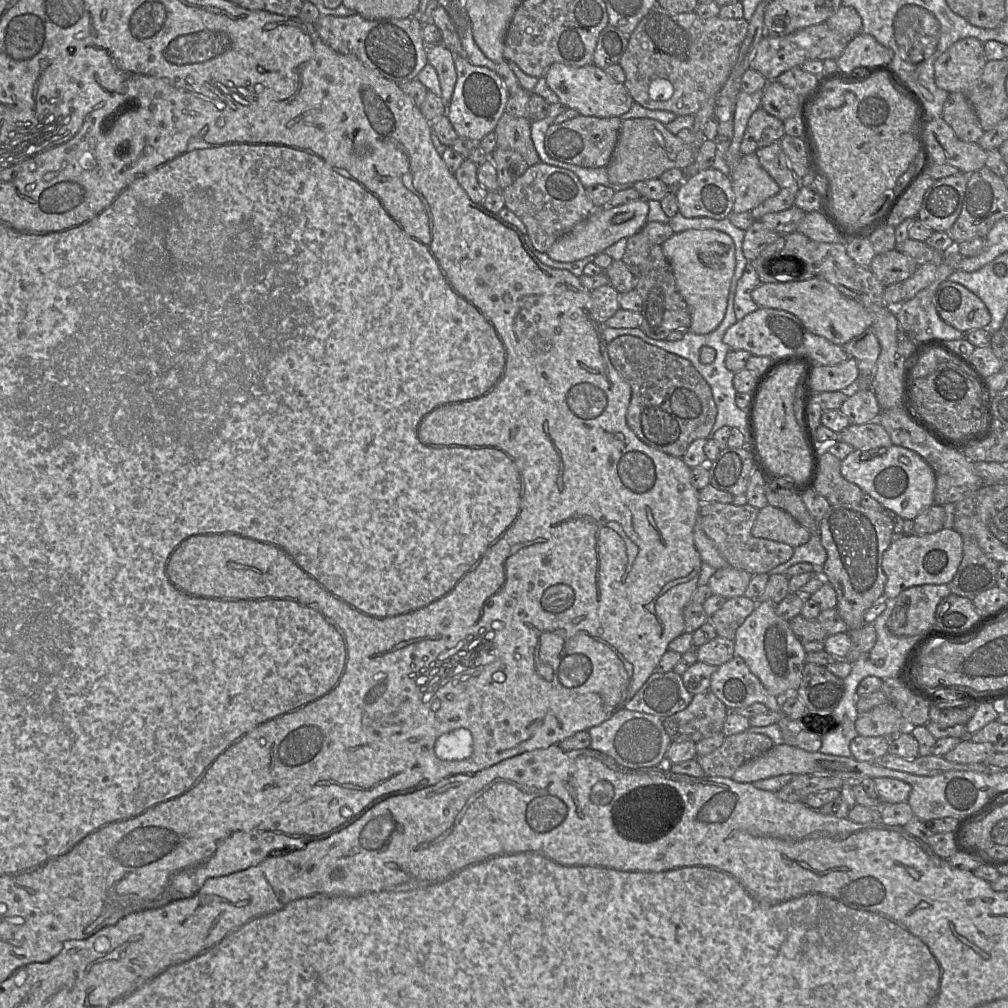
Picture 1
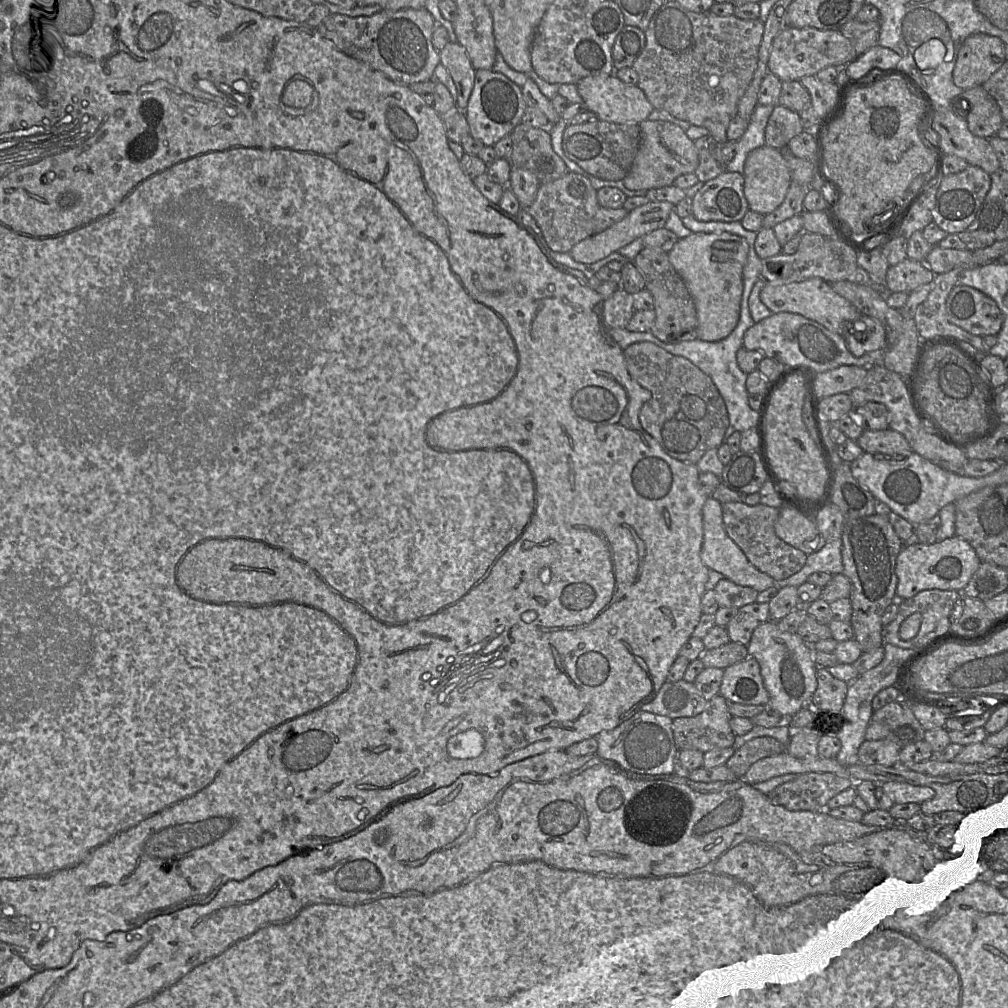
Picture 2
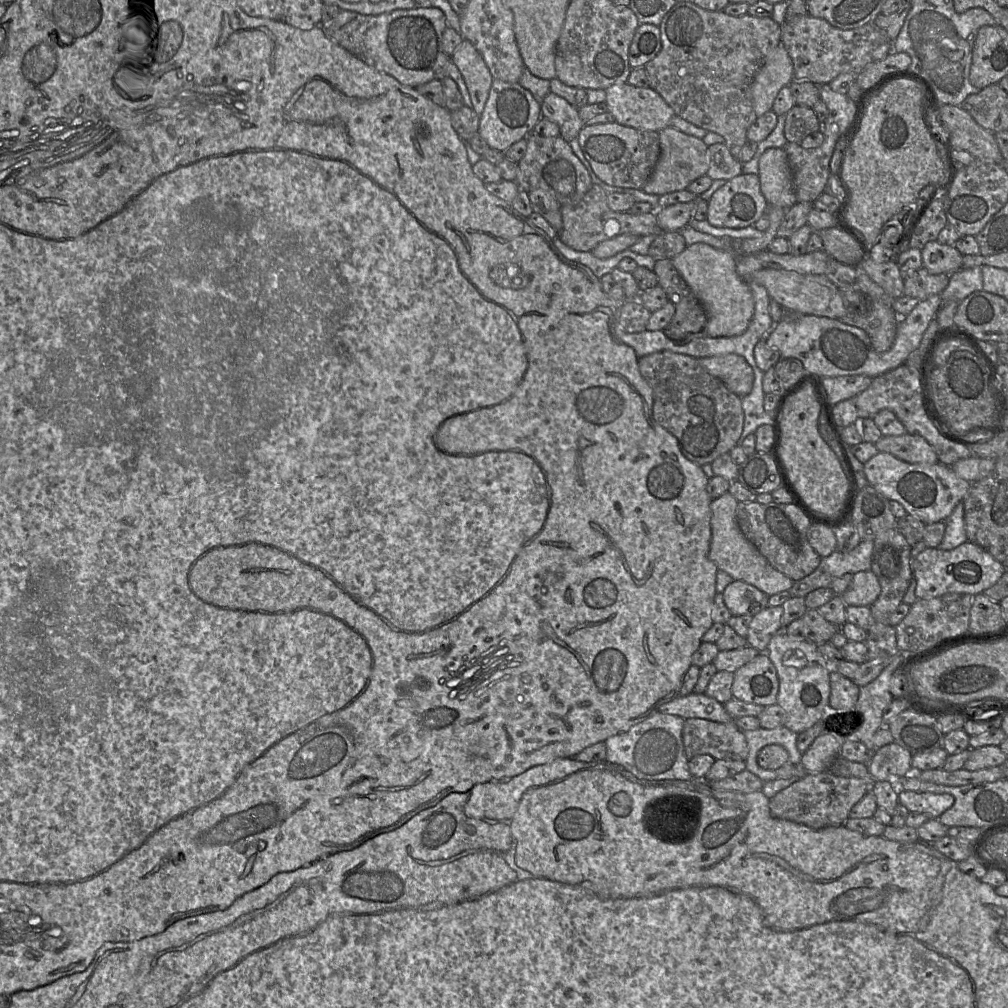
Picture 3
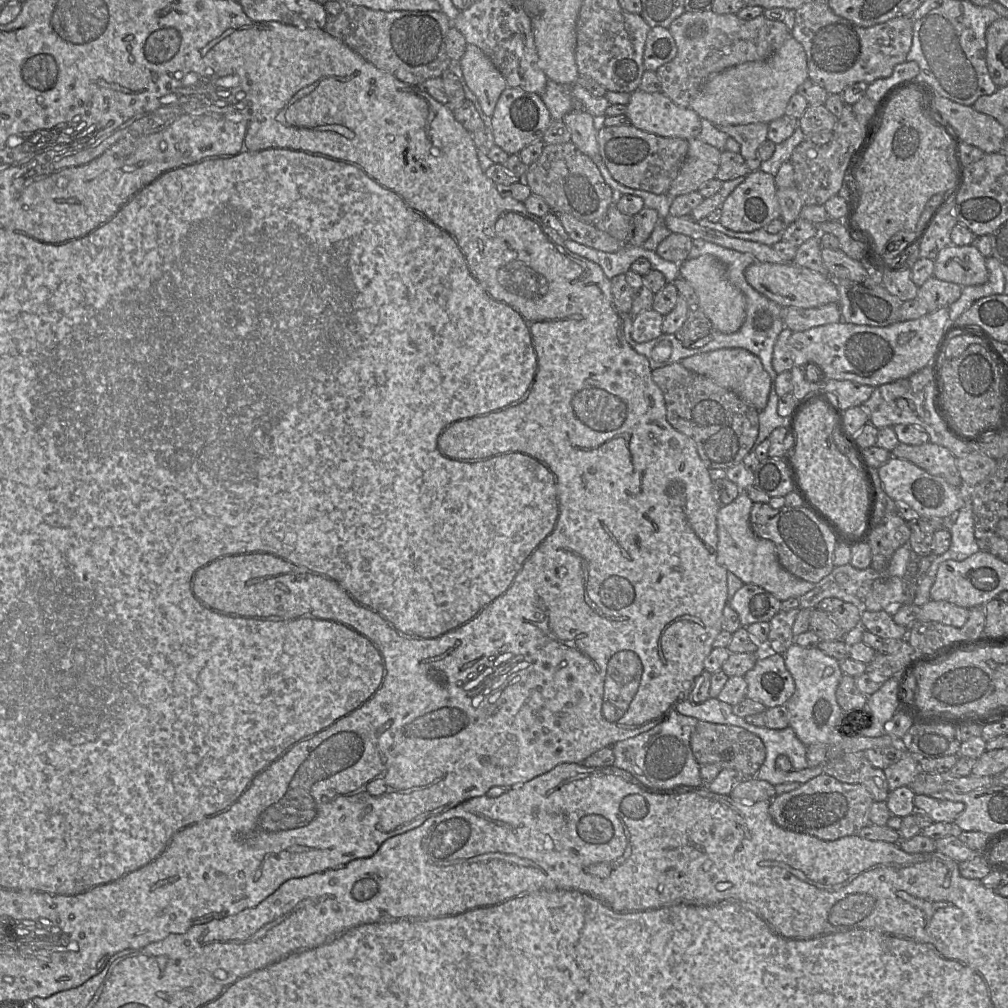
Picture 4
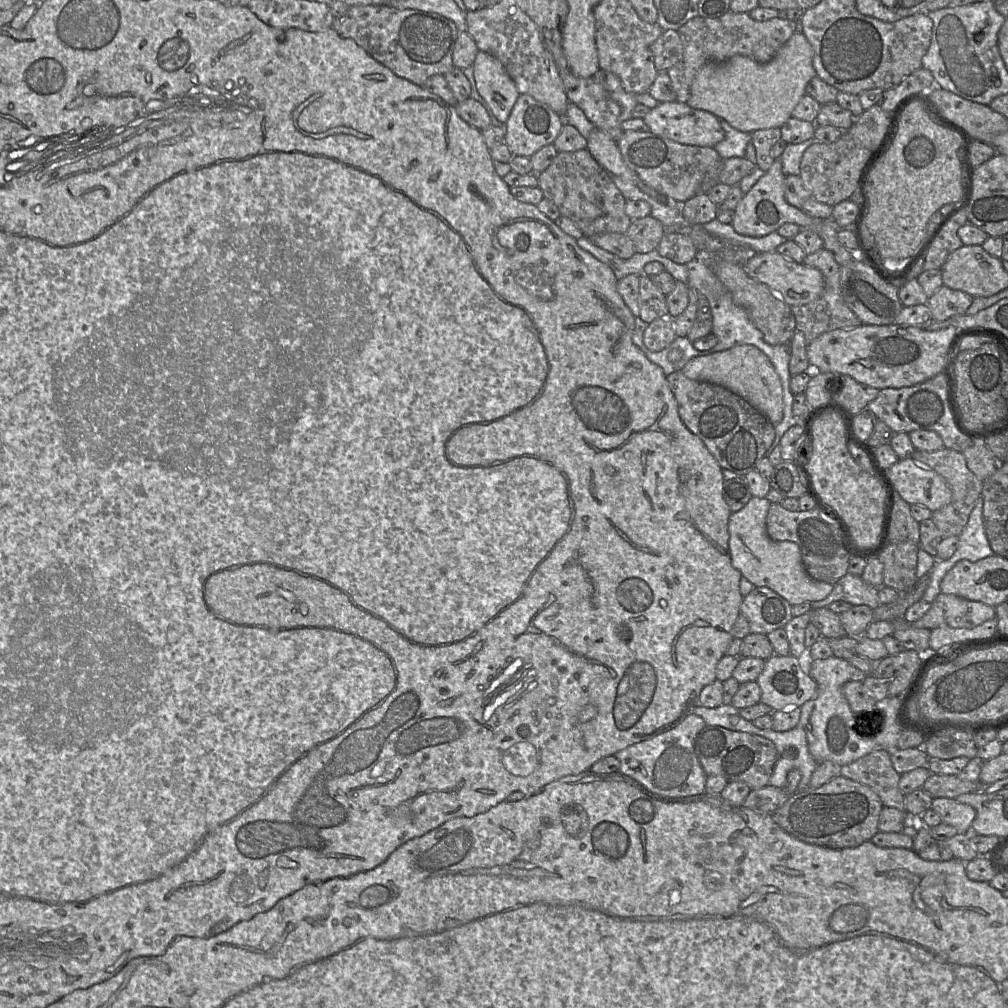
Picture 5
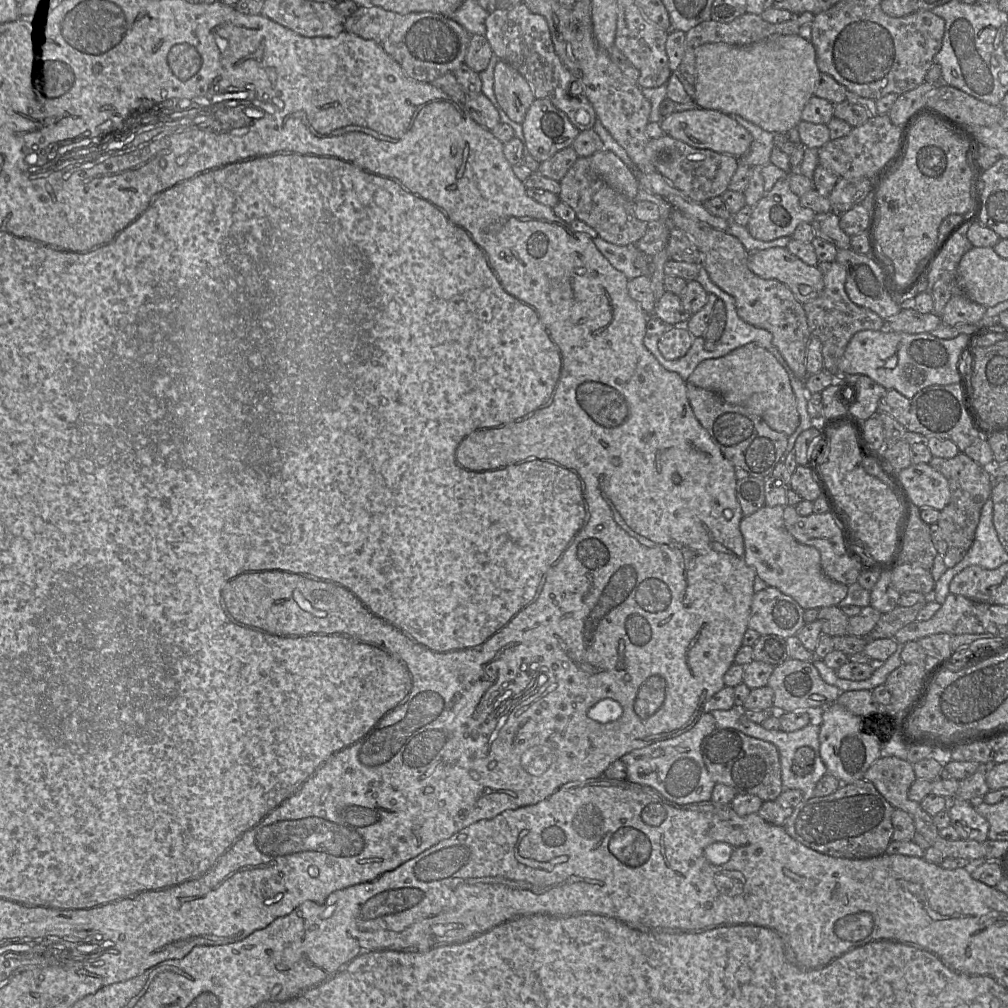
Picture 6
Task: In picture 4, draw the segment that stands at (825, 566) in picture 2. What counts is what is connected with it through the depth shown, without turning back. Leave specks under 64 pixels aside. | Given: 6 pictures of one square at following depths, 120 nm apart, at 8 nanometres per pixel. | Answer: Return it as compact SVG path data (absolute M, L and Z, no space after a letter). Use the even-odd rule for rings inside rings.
M850 563L843 566L835 566L833 571L815 584L815 587L800 596L799 608L815 609L826 598L838 598L843 602L849 602L865 611L865 598L872 590L872 586L878 578L888 576L887 571L876 571L872 567L858 569Z

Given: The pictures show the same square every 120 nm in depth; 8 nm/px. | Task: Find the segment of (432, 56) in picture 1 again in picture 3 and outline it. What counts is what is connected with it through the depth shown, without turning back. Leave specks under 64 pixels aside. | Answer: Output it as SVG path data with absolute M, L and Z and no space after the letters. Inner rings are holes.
M463 39L450 56L469 91L471 108L480 115L485 107L494 77L473 44Z

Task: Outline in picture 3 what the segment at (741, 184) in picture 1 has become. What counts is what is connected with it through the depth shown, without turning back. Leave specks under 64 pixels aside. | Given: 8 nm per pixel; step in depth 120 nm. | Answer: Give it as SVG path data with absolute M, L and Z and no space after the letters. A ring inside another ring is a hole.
M768 148L759 157L757 175L769 207L790 208L796 202L792 170L784 148Z

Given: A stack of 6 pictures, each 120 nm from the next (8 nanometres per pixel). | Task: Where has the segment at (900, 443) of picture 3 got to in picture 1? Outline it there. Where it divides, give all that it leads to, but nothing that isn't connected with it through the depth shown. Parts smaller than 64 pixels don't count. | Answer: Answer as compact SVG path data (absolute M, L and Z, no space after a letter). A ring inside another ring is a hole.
M876 421L861 425L850 424L839 432L839 441L861 451L888 448L893 445L887 431Z

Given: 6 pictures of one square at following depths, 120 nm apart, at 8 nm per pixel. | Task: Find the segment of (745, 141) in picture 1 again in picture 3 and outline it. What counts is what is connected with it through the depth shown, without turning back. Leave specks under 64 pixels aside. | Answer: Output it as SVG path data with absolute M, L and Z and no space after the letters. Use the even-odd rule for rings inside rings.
M795 105L784 115L784 135L789 143L800 143L822 124L813 108Z

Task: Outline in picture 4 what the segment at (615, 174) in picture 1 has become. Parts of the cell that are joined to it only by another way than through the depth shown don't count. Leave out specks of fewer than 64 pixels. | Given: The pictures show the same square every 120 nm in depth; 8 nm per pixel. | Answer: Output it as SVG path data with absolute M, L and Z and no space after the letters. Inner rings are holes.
M698 138L688 140L688 151L677 177L667 192L671 198L698 191L708 180L716 178L720 165L721 151Z

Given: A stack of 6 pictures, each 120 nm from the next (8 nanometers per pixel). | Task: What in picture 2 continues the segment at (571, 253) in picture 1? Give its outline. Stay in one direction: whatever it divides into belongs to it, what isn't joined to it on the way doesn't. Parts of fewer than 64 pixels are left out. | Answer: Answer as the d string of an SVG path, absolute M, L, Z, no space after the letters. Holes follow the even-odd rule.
M649 201L647 204L637 207L627 214L621 221L613 224L606 230L590 236L577 243L570 251L571 257L581 263L594 263L599 261L620 248L626 246L637 238L641 238L647 233L664 228L665 223L675 205L666 201Z

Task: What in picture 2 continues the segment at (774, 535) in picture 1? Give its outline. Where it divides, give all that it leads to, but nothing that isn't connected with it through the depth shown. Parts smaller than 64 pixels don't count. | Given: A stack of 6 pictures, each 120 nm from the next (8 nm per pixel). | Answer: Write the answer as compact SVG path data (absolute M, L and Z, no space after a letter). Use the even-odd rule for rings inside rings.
M785 506L780 508L774 530L780 539L807 556L822 549L827 542L813 518Z

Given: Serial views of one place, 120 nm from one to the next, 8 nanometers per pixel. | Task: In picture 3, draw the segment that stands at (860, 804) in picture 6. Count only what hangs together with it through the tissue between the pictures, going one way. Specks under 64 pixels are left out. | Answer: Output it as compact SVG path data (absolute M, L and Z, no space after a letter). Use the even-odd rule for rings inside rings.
M827 771L809 773L799 778L769 800L771 814L779 819L813 829L844 825L851 809L869 792L869 785L859 778L835 776Z

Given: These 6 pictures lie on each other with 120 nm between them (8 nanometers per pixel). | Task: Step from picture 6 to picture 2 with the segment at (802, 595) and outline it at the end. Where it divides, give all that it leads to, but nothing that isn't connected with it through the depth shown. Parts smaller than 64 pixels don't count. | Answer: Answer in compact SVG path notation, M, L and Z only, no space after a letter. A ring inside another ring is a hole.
M708 497L702 508L702 523L703 542L701 559L705 566L721 573L726 579L740 586L752 587L757 592L774 587L776 580L751 564L744 552L727 535L722 518L722 503L712 497Z

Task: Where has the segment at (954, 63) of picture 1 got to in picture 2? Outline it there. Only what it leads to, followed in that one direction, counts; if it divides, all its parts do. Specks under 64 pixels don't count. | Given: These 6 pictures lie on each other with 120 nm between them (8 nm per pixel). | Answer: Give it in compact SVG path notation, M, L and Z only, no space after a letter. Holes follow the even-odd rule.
M977 33L961 44L952 79L963 90L982 86L1006 61L1005 43L998 37Z

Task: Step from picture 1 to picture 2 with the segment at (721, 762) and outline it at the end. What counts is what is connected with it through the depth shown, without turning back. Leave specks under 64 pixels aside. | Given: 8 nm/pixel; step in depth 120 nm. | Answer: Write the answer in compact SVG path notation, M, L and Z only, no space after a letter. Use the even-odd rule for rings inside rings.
M756 737L736 748L725 766L737 778L743 778L744 774L755 762L766 757L778 755L784 751L785 747L775 738Z

